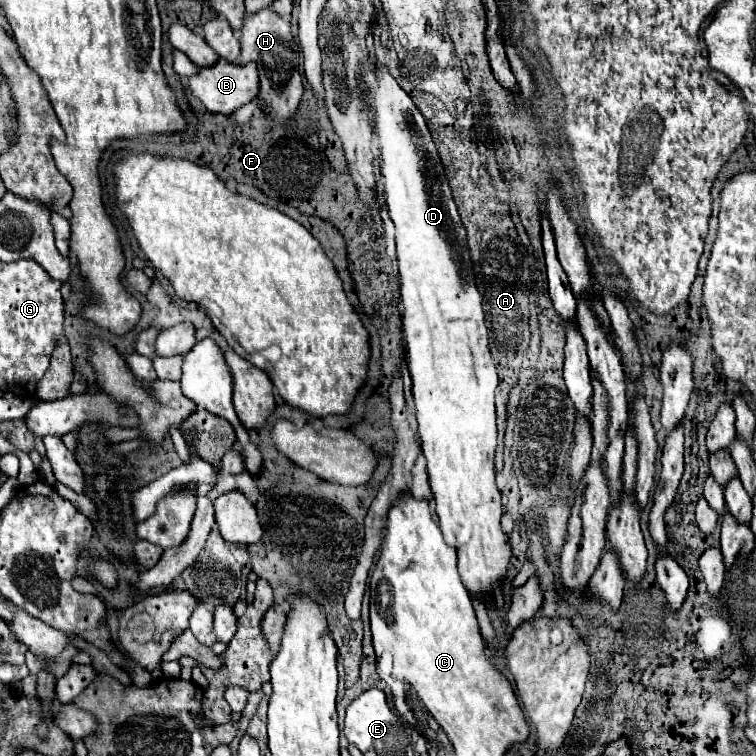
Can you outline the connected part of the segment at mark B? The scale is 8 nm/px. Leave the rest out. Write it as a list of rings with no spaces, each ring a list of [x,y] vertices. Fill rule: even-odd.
[[[219,58],[213,66],[207,68],[199,68],[197,74],[187,78],[187,88],[191,90],[191,94],[203,102],[203,106],[209,112],[217,112],[217,114],[231,114],[233,110],[245,106],[247,102],[257,98],[257,66],[253,66],[253,62],[239,66],[239,64],[231,64],[223,58]]]

